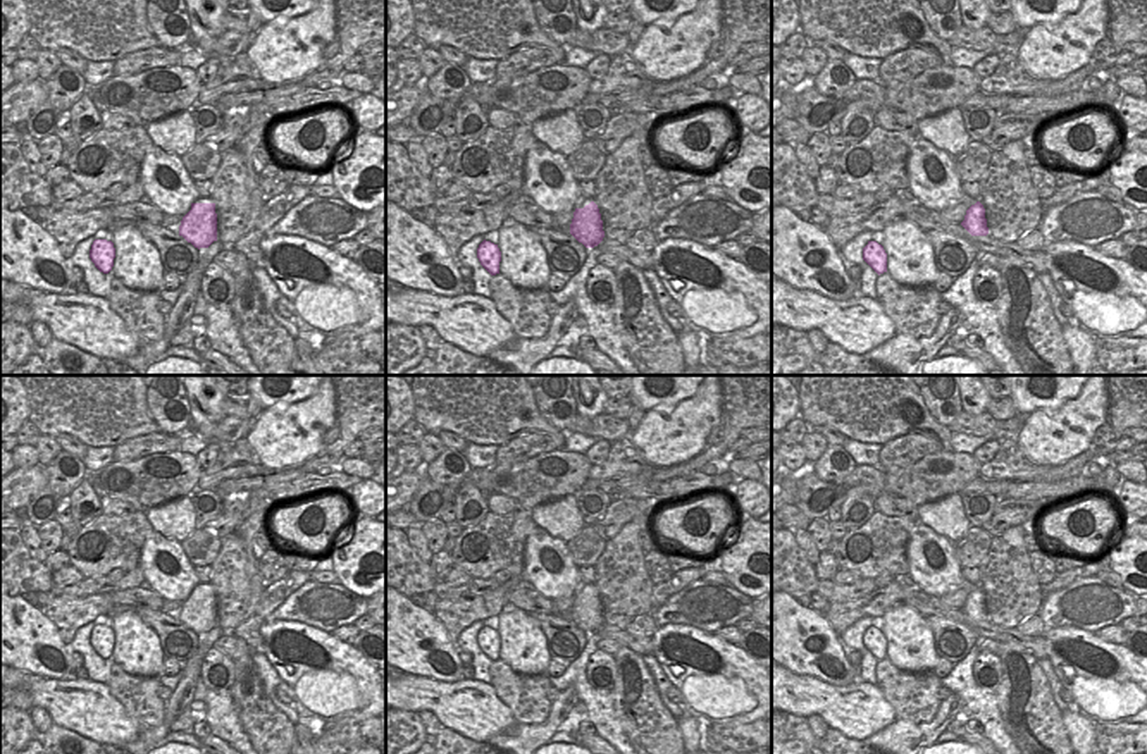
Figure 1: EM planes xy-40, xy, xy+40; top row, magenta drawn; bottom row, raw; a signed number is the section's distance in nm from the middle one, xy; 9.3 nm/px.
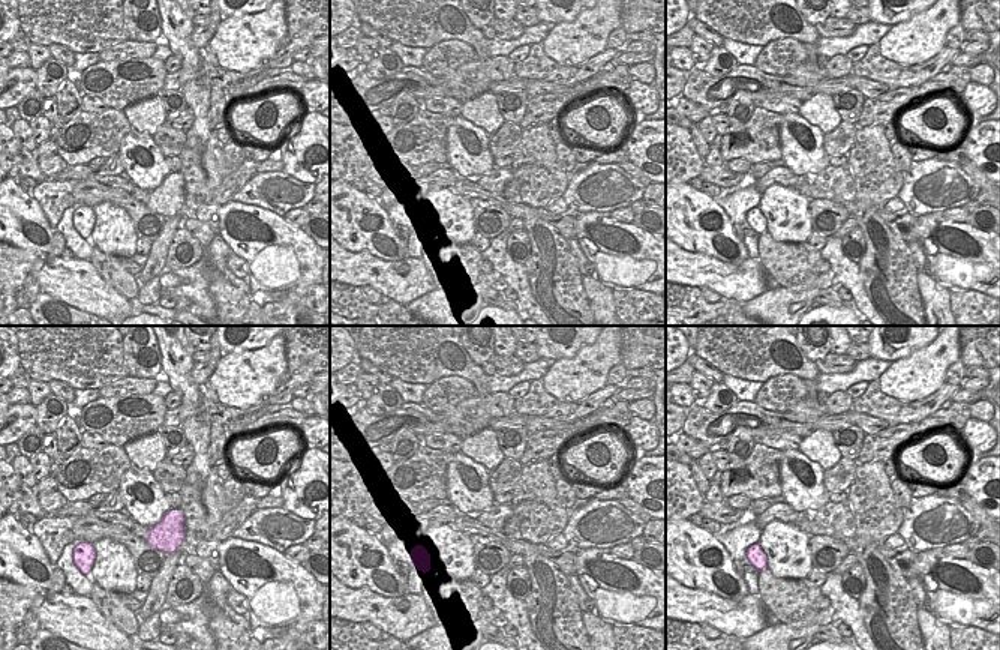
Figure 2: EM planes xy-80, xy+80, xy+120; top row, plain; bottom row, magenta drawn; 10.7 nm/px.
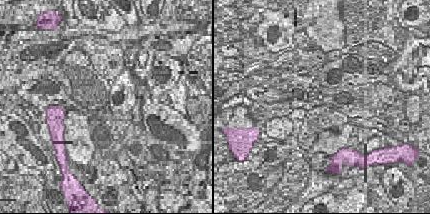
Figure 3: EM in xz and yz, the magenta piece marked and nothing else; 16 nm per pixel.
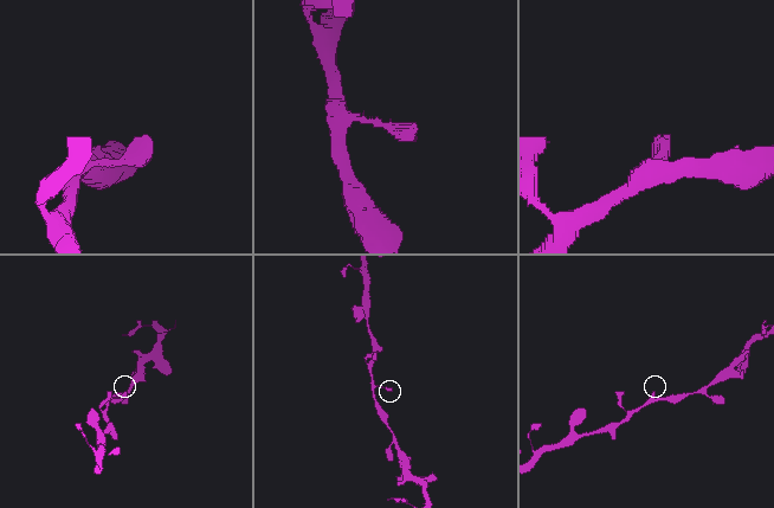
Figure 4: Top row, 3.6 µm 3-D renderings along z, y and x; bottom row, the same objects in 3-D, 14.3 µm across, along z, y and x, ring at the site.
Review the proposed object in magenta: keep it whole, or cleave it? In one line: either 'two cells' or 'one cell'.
one cell

